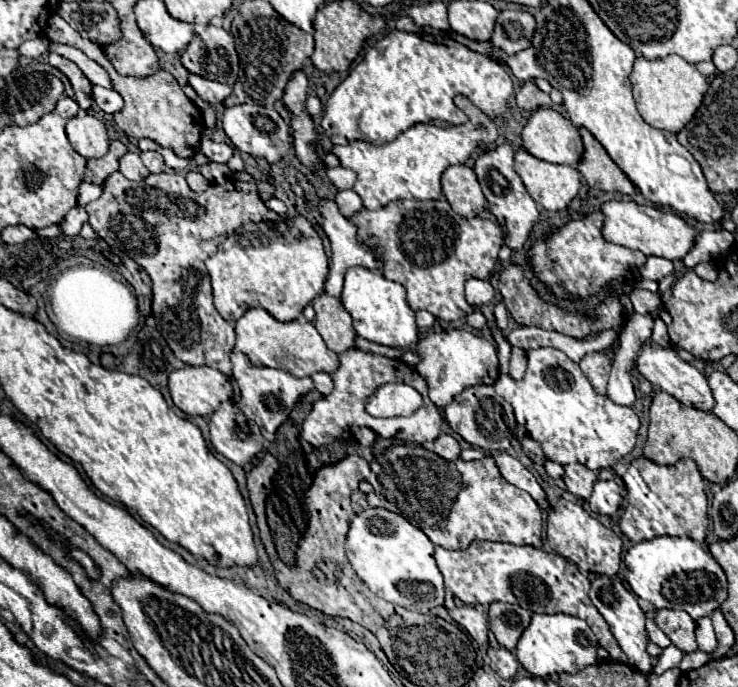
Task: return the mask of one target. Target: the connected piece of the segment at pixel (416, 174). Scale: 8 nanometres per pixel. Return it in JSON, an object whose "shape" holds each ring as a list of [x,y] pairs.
{"shape":[[[462,94],[456,96],[454,100],[458,100],[458,108],[462,108],[470,116],[466,124],[458,126],[414,124],[388,144],[350,142],[348,146],[334,146],[332,152],[340,158],[340,164],[358,174],[358,180],[352,190],[362,198],[368,210],[378,210],[392,200],[442,198],[440,186],[442,172],[452,164],[464,164],[478,146],[494,144],[498,140],[498,126],[490,116],[486,116],[474,102],[470,102]]]}

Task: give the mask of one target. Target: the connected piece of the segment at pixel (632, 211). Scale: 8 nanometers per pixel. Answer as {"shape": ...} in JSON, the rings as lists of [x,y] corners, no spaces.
{"shape":[[[606,202],[600,208],[604,212],[604,238],[632,248],[632,250],[640,250],[646,256],[662,256],[668,260],[682,260],[696,244],[696,236],[698,232],[684,222],[684,218],[678,212],[662,212],[656,206],[646,206],[646,204],[636,204],[636,202]]]}

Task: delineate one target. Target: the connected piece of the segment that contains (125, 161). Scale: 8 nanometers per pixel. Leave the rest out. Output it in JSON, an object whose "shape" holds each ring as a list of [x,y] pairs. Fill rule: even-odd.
{"shape":[[[126,152],[120,158],[120,172],[128,180],[144,180],[146,176],[150,176],[148,168],[142,164],[142,158],[138,154],[132,154],[132,152]]]}

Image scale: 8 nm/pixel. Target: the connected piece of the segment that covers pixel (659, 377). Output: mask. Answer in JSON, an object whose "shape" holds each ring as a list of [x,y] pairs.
{"shape":[[[644,344],[644,346],[638,350],[636,370],[638,370],[650,384],[660,386],[664,392],[672,394],[672,396],[674,396],[676,400],[680,400],[682,404],[694,406],[694,408],[700,408],[700,410],[708,410],[708,412],[712,410],[714,398],[712,398],[712,392],[710,392],[710,386],[708,386],[706,376],[700,374],[692,364],[688,364],[686,360],[682,360],[672,346],[660,348],[660,346],[654,346],[654,344]]]}

